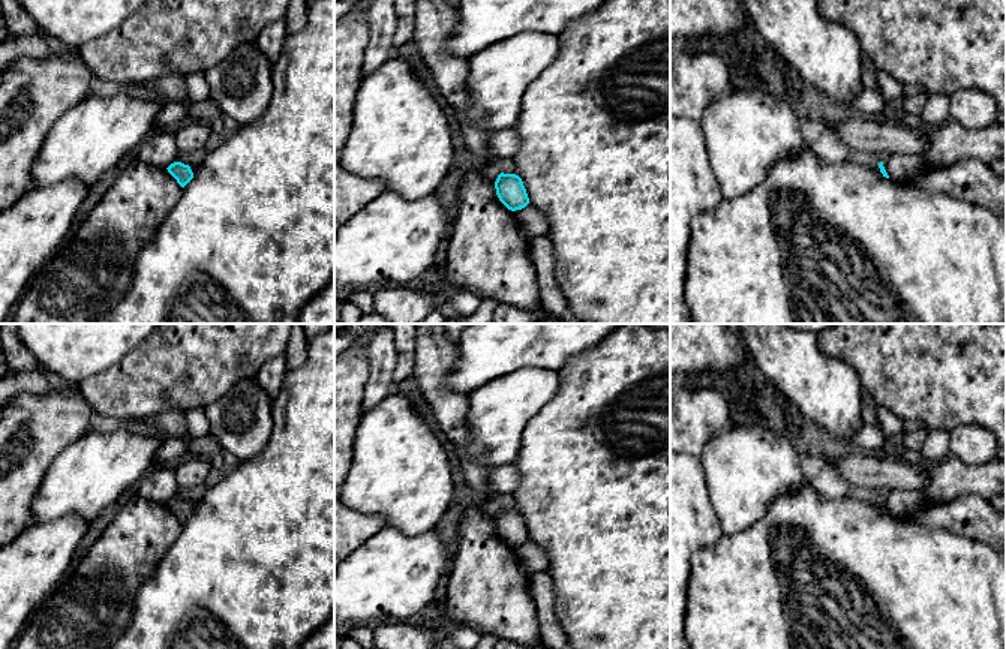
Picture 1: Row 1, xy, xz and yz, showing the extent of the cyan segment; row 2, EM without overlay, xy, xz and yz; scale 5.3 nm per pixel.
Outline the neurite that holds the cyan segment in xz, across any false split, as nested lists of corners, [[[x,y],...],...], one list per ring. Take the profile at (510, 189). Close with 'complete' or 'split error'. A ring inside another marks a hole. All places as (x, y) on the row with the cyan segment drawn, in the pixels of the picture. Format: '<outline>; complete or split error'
[[[501,172],[495,181],[499,201],[511,211],[522,210],[529,204],[523,181],[516,174]]]; complete

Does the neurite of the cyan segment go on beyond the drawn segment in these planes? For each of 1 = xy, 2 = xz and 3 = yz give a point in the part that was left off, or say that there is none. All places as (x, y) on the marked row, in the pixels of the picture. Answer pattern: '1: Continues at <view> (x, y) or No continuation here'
1: No continuation here
2: No continuation here
3: No continuation here

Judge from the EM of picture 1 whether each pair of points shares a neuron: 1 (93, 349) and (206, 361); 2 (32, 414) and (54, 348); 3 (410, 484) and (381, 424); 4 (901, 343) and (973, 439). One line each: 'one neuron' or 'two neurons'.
1: two neurons
2: two neurons
3: one neuron
4: two neurons

